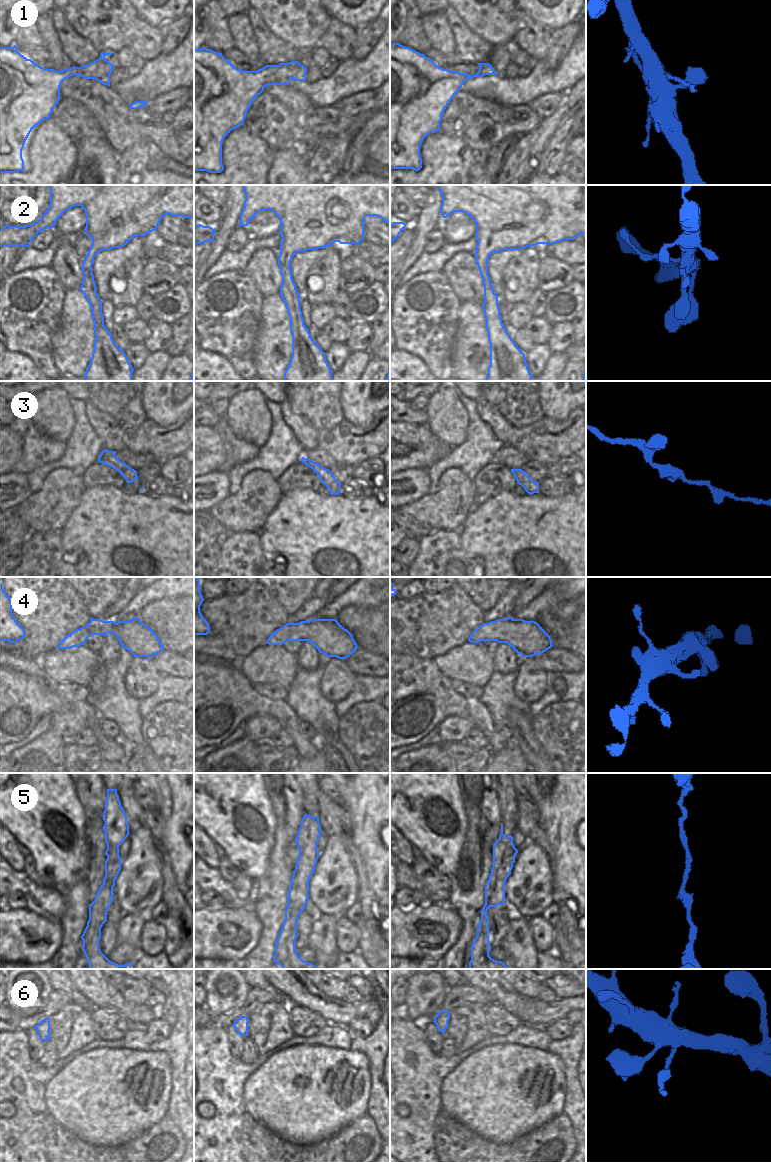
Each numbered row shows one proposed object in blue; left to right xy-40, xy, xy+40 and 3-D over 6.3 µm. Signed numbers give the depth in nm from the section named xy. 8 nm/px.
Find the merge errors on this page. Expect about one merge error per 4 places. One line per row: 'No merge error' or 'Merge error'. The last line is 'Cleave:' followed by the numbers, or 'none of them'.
1: No merge error
2: No merge error
3: No merge error
4: No merge error
5: No merge error
6: Merge error
Cleave: 6

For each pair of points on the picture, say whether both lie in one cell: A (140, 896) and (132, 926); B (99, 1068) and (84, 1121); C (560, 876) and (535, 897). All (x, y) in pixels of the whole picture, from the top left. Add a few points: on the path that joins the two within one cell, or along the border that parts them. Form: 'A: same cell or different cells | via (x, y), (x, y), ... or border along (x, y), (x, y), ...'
A: different cells | border along (148, 912), (130, 912), (128, 914)
B: same cell | via (99, 1081), (97, 1108)
C: different cells | border along (548, 860), (552, 874), (553, 902)

